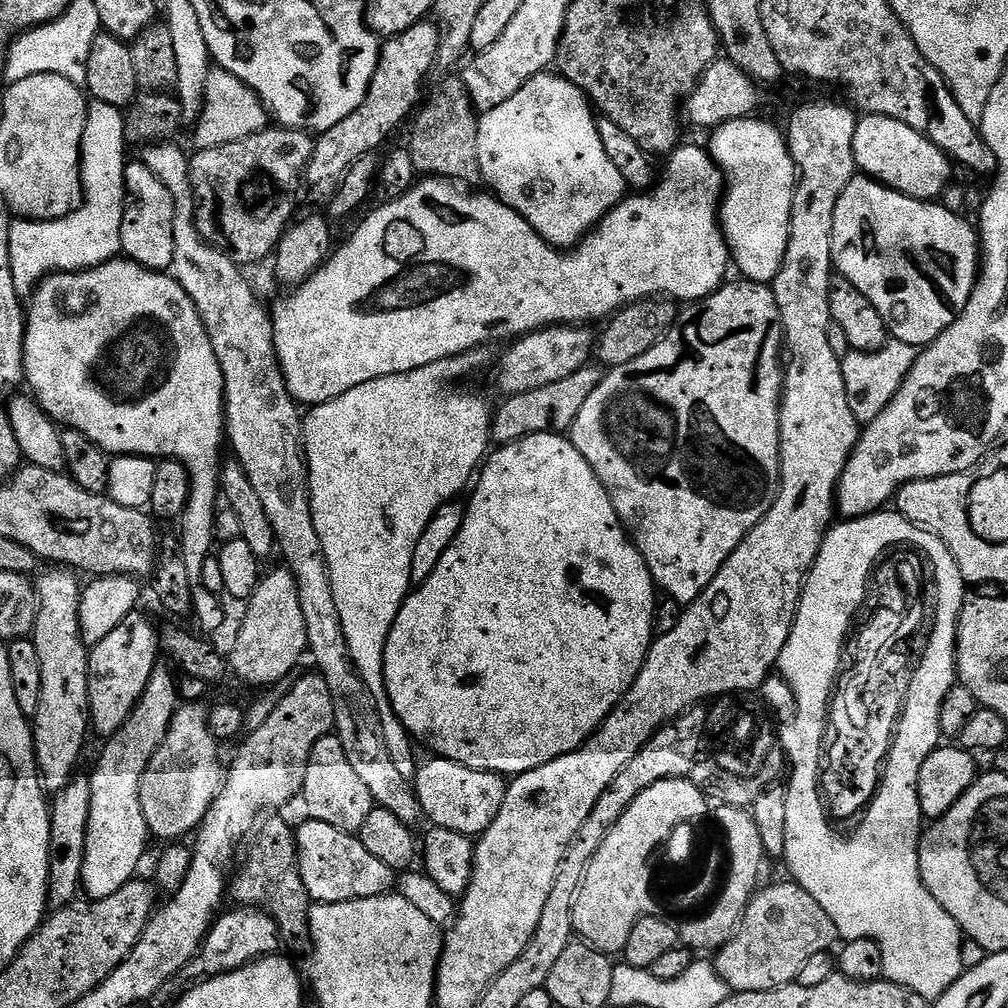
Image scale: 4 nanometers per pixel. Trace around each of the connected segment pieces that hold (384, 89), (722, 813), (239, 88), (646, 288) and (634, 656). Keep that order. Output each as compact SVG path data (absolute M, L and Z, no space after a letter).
M421 22L410 30L383 41L380 60L376 63L374 76L368 87L366 98L354 114L342 118L338 126L319 133L312 145L312 157L304 172L303 183L312 191L312 196L321 202L332 199L338 190L340 180L358 162L358 158L371 156L388 140L388 135L417 111L420 100L420 87L428 76L428 71L437 67L439 30L435 23Z
M720 806L715 809L715 812L716 820L724 827L724 836L728 839L728 881L725 884L723 881L714 903L707 911L695 918L685 919L678 928L680 944L685 949L701 948L702 951L709 952L709 954L715 953L736 933L740 926L740 919L744 917L748 903L751 902L757 891L756 879L760 876L760 867L766 863L762 834L758 834L758 826L754 822L751 811Z
M211 69L207 78L203 110L193 129L194 148L213 149L214 146L241 140L250 133L260 132L269 122L269 113L252 88L246 87L236 75L225 69Z
M681 143L665 160L668 161L664 164L664 173L661 176L659 173L658 179L650 188L621 200L579 244L567 250L561 250L555 244L547 244L532 229L530 222L522 218L520 212L515 212L511 206L502 203L487 191L472 192L476 190L454 180L445 180L442 176L417 179L406 194L402 194L397 200L388 200L381 208L374 209L353 230L352 237L341 248L339 245L305 284L296 285L284 294L288 296L282 297L276 305L271 305L276 357L293 400L300 406L324 404L338 398L338 394L346 394L346 390L354 390L354 386L362 386L362 382L370 382L374 378L418 370L450 356L461 356L465 352L479 349L484 346L480 344L488 344L491 340L506 342L557 324L584 326L592 322L588 320L603 321L638 300L659 296L676 302L704 300L725 283L724 275L728 272L728 248L724 245L723 234L720 233L720 195L724 192L724 180L719 166L696 144Z
M539 432L533 436L522 438L518 442L499 445L499 447L485 459L482 467L479 469L478 479L475 481L471 492L472 497L466 500L462 530L458 530L454 542L450 542L446 554L442 554L442 559L438 562L438 566L434 566L434 574L430 574L430 578L423 580L415 590L409 591L408 596L404 600L404 605L398 610L398 618L394 618L394 626L390 630L388 641L386 642L386 650L384 651L384 691L386 693L386 699L392 704L394 714L403 722L404 729L415 737L419 743L421 740L422 743L429 744L429 746L436 751L433 753L435 753L437 757L453 760L462 766L470 766L474 770L499 772L501 776L511 778L513 776L520 776L524 772L534 770L538 766L546 766L546 762L554 762L554 758L558 758L562 754L570 754L584 745L584 741L600 727L600 723L612 713L613 706L621 700L625 692L627 692L633 682L636 681L636 676L642 670L644 660L648 656L648 649L652 647L654 634L661 636L662 634L668 634L674 630L674 626L677 624L677 618L679 618L682 611L682 606L670 596L663 594L658 596L656 582L653 580L650 570L642 558L642 554L637 550L635 544L632 543L624 525L621 524L618 514L614 510L614 506L602 486L602 482L594 474L590 462L586 462L586 458L582 458L582 454L572 445L571 439L569 439L567 435L557 434L555 432Z

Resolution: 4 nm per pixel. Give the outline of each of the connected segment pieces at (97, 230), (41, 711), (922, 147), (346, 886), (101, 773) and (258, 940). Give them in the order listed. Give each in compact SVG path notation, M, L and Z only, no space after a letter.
M89 103L80 161L82 203L71 214L57 220L16 218L11 221L10 266L21 298L31 297L36 285L53 272L82 272L121 255L122 218L128 199L124 185L124 140L126 144L125 113L109 104Z
M48 566L35 577L34 583L36 621L30 639L34 642L34 650L38 650L38 663L42 670L42 694L39 697L38 710L31 717L30 727L32 747L36 750L36 766L42 777L45 793L55 794L61 792L72 781L72 777L77 775L79 768L76 767L79 766L80 755L84 752L84 739L88 732L90 736L90 648L82 638L78 622L81 577L67 567Z
M861 115L856 121L853 148L857 169L863 175L879 180L904 196L932 202L943 197L944 189L949 187L953 161L934 146L934 142L918 134L918 130L910 130L906 122L885 116Z
M305 819L301 828L295 829L298 866L308 897L318 904L337 904L362 898L387 896L397 883L397 873L386 862L378 862L366 846L362 846L359 835L343 832L326 822Z
M156 667L146 682L142 698L134 706L130 718L114 735L107 737L100 761L90 772L90 826L86 836L86 862L82 862L82 892L93 900L110 898L137 875L140 859L148 848L150 833L142 814L140 783L142 774L158 746L166 738L170 722L178 707L178 680L172 677L173 669Z
M240 906L235 910L237 912L225 911L213 920L212 929L208 932L206 939L204 939L204 945L200 947L200 952L186 968L180 971L179 983L182 982L184 986L188 986L193 982L207 980L209 976L220 976L224 972L233 972L242 966L251 964L253 960L263 960L265 956L274 956L281 951L282 937L280 927L276 925L270 913L265 912L263 908L250 908L247 906Z

